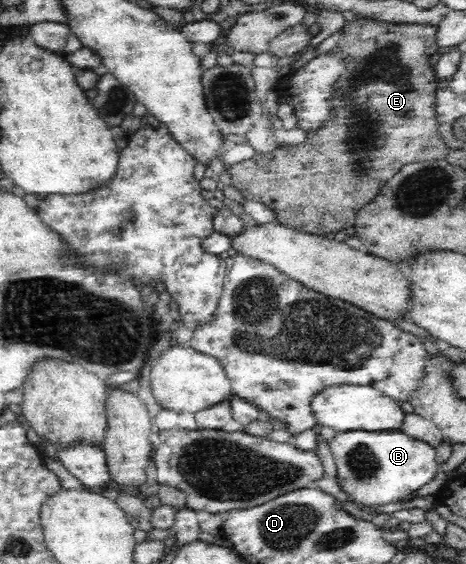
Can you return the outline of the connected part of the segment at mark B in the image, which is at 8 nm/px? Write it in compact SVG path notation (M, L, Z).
M360 429L336 432L329 440L336 465L336 482L354 502L376 507L404 502L432 480L439 471L435 446L408 436L401 429Z

